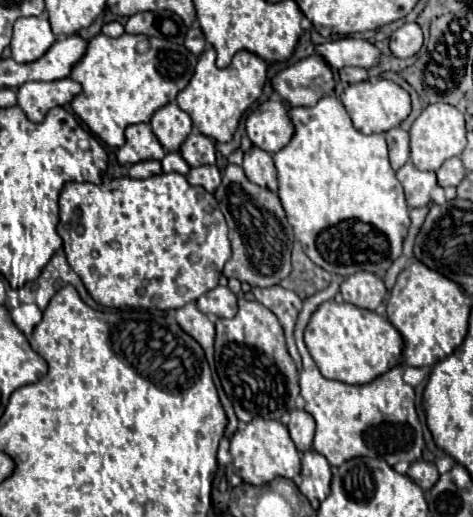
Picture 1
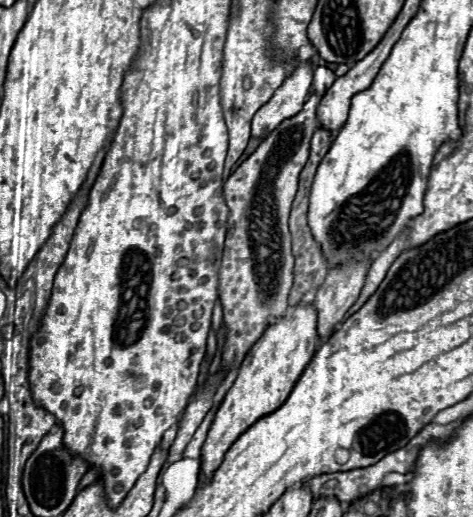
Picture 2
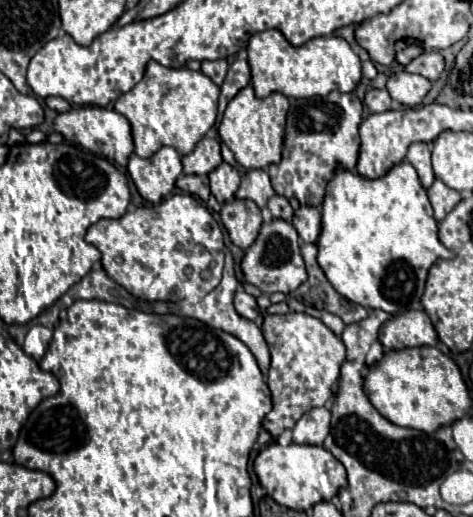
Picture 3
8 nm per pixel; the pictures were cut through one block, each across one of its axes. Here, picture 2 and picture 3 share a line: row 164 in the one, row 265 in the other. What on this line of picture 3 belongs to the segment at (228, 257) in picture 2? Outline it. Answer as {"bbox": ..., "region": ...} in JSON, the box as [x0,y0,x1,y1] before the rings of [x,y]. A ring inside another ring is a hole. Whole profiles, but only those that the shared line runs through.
{"bbox":[242,218,308,294],"region":[[[274,218],[268,224],[262,224],[254,244],[246,250],[242,262],[242,276],[250,284],[254,284],[262,294],[272,294],[272,292],[282,292],[282,294],[292,294],[304,278],[308,278],[304,270],[304,260],[300,258],[300,244],[298,244],[298,232],[296,228],[282,218]]]}

